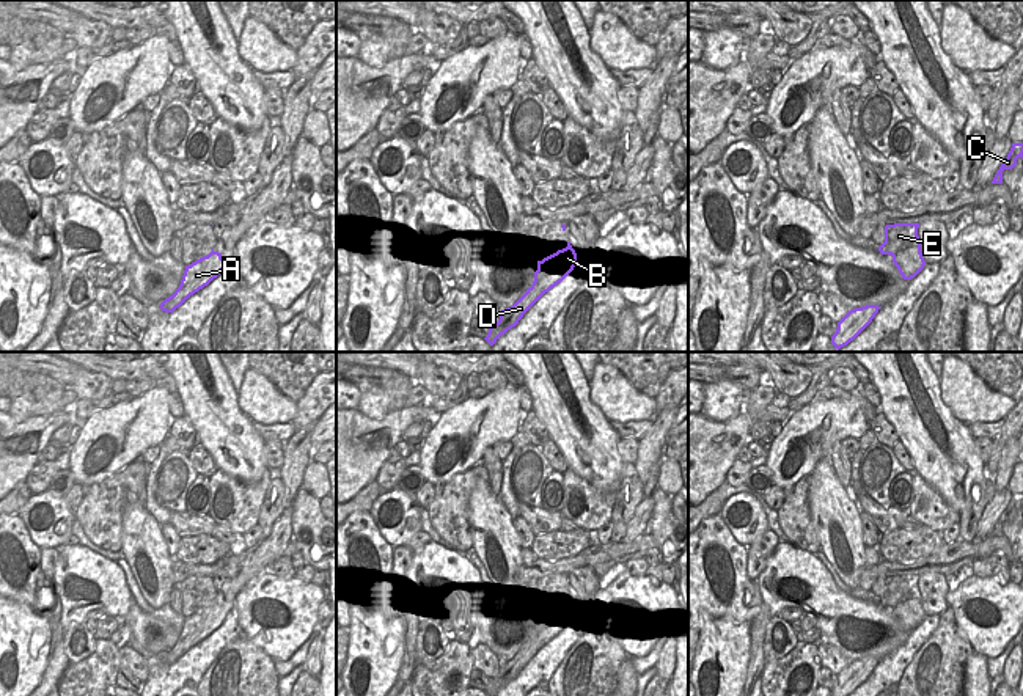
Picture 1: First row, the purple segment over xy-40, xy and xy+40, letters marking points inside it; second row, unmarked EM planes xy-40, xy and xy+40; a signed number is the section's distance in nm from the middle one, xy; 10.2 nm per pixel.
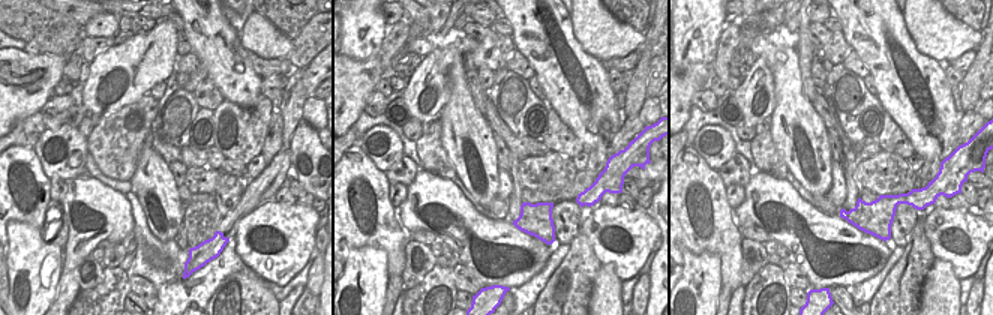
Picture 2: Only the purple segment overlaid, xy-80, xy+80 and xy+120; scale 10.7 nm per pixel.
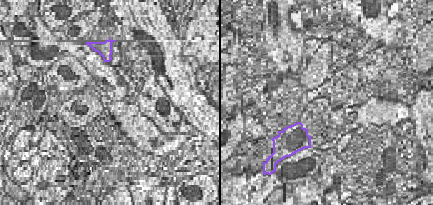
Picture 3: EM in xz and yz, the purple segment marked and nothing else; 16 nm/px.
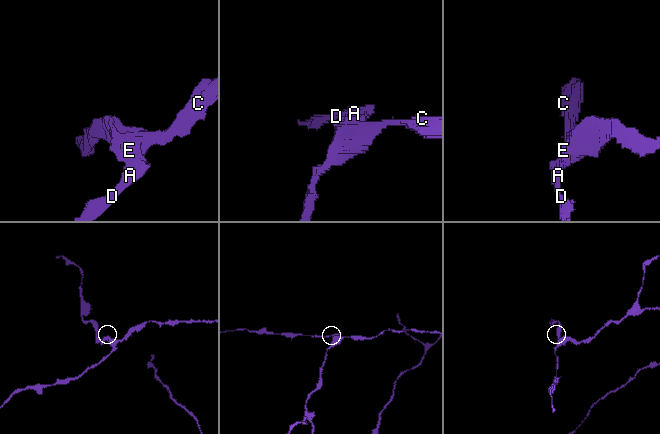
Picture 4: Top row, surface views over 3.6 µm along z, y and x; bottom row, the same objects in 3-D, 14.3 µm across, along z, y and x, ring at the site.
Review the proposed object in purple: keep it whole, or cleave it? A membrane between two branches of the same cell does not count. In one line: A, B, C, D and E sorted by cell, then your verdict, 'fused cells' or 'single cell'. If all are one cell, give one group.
A B D / C E; fused cells

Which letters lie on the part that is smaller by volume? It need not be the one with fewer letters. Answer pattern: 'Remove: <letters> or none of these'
Remove: A, B, D

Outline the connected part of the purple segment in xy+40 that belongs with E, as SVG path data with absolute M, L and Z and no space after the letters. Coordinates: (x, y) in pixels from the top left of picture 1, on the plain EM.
M894 575L885 578L885 594L878 599L882 606L896 608L908 600L921 602L919 575Z

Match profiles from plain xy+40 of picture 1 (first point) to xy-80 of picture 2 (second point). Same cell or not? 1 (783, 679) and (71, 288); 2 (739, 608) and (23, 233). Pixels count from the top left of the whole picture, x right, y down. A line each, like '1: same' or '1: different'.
1: different
2: different

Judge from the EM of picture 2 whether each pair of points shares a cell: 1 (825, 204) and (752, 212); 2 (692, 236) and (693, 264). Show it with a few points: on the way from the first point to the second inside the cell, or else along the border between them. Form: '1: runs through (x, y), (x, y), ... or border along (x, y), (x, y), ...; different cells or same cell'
1: border along (788, 182), (809, 203), (822, 212), (839, 216); different cells
2: border along (684, 248), (695, 254), (714, 254), (722, 275); different cells

